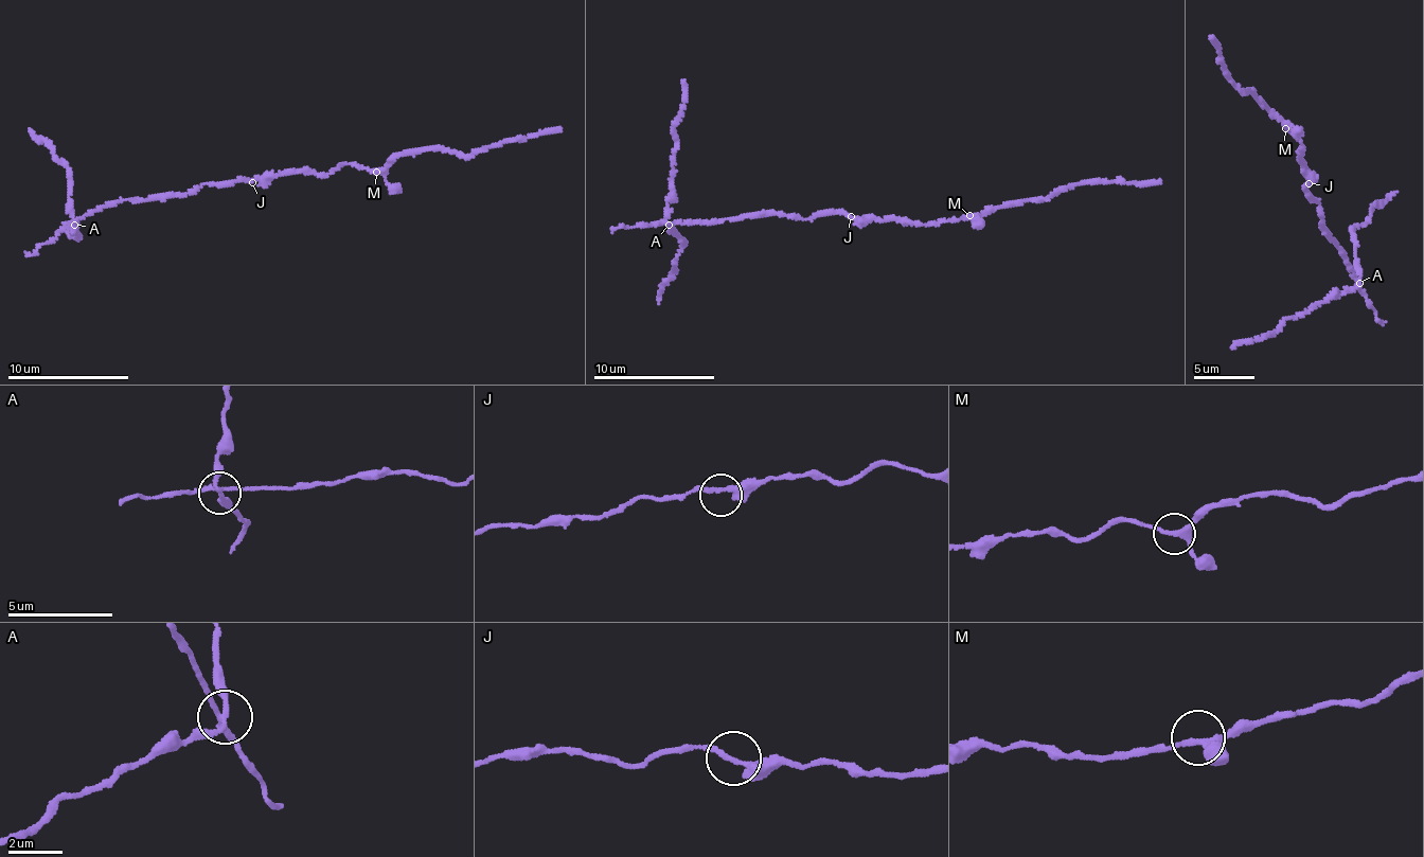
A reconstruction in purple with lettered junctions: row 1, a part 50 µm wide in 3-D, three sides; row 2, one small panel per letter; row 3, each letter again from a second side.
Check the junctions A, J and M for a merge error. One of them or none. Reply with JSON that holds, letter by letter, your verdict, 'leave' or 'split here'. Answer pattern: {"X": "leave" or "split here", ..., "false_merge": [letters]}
{"A": "split here", "J": "leave", "M": "leave", "false_merge": ["A"]}

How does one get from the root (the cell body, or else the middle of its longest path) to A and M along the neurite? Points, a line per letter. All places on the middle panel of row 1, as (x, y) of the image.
A: (849, 218), (842, 212), (803, 219), (776, 212), (668, 226)
M: (849, 218), (899, 217), (913, 224), (931, 225), (958, 220), (969, 215)

